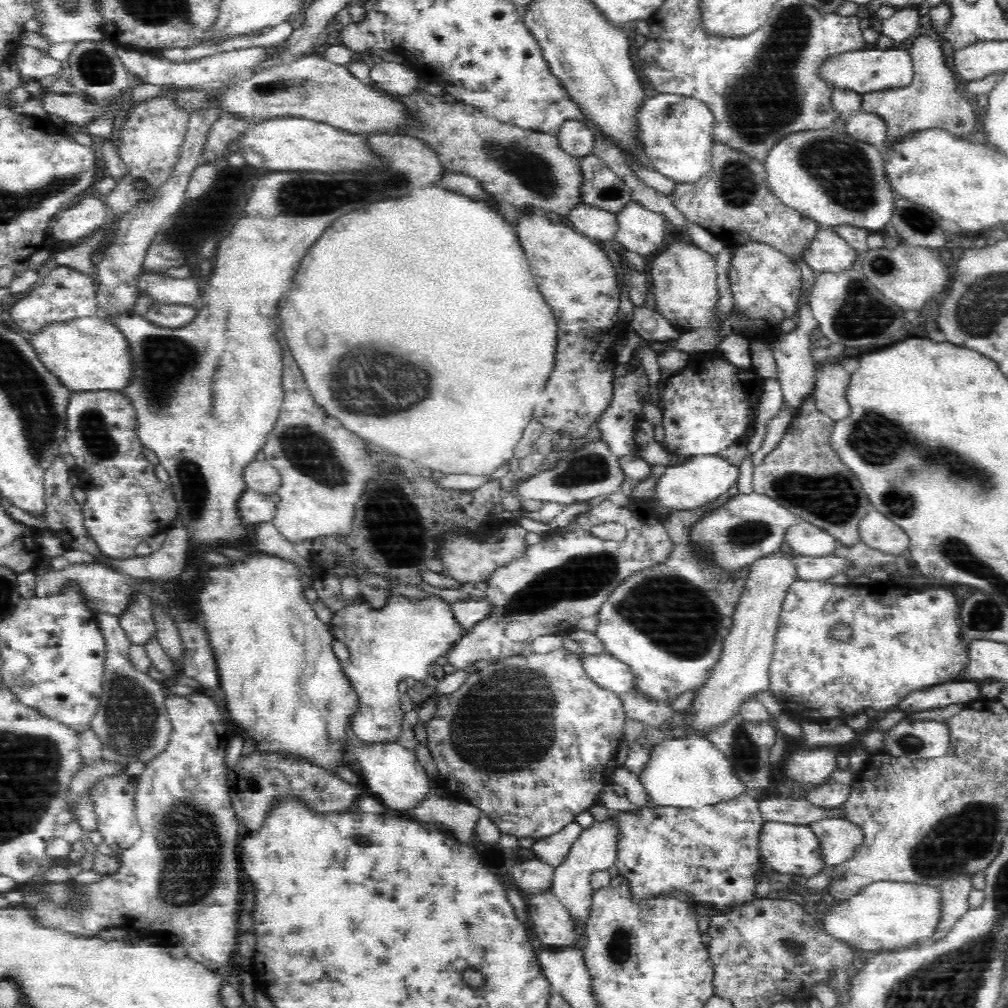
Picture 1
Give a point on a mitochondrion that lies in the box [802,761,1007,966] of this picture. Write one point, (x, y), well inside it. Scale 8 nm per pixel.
(930, 858)

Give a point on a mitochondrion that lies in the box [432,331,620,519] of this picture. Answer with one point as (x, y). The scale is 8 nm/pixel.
(593, 467)

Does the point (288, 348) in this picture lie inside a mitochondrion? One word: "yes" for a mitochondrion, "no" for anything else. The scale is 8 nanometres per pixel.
no

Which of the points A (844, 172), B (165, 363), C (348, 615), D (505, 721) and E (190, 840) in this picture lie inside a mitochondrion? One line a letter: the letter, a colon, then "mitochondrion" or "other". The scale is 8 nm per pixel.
A: mitochondrion
B: mitochondrion
C: other
D: mitochondrion
E: mitochondrion

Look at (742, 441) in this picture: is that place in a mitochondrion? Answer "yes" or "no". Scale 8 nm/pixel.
no

